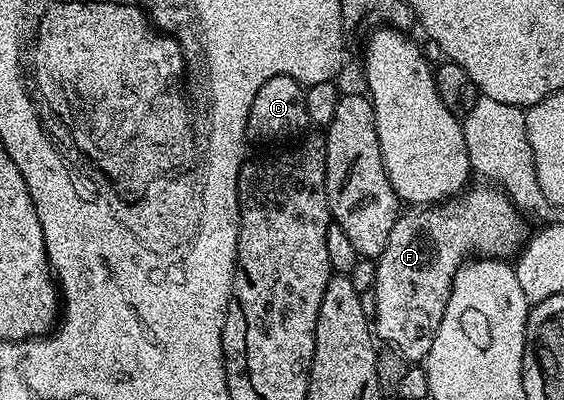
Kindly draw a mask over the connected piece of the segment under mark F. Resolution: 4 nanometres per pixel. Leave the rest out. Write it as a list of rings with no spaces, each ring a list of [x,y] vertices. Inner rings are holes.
[[[472,185],[454,200],[411,208],[408,214],[407,211],[400,213],[393,224],[393,232],[389,232],[385,252],[381,252],[375,262],[373,289],[377,310],[373,330],[380,343],[398,350],[408,363],[419,364],[426,359],[431,335],[441,324],[453,282],[464,261],[474,258],[511,260],[528,241],[524,215],[509,195],[497,185],[481,185]]]

